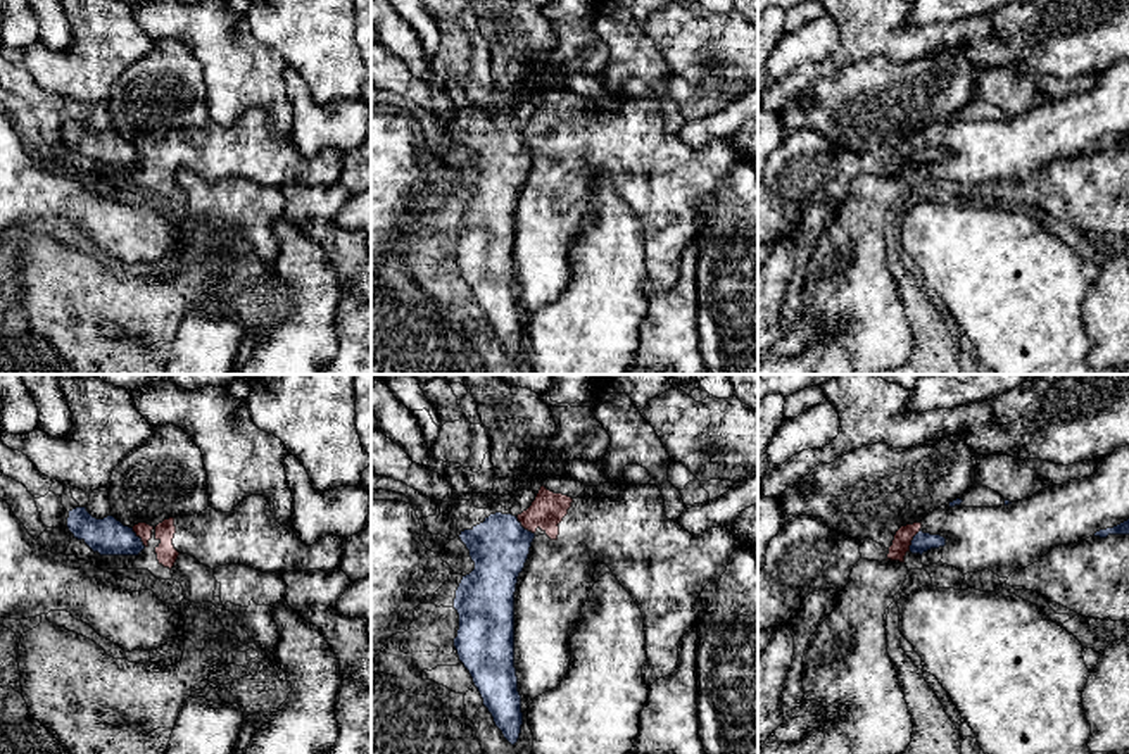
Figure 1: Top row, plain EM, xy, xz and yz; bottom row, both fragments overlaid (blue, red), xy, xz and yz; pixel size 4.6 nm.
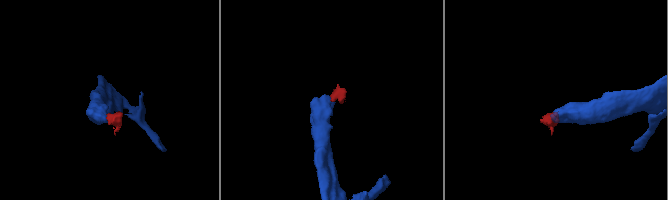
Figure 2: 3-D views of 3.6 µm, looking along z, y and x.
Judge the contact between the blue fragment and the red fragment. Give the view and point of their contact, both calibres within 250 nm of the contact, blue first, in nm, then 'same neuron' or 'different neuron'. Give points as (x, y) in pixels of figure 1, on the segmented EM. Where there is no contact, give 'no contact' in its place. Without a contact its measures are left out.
xz (522, 527) | 280/160 nm | different neuron

